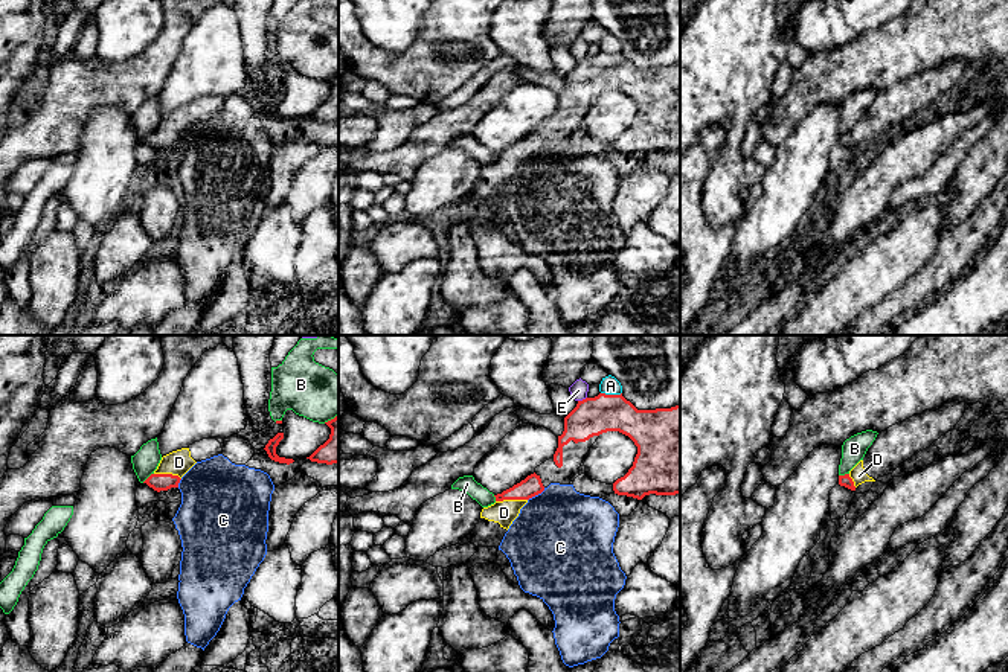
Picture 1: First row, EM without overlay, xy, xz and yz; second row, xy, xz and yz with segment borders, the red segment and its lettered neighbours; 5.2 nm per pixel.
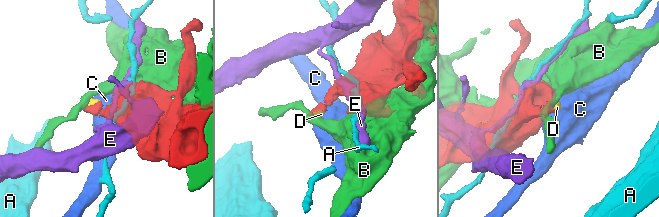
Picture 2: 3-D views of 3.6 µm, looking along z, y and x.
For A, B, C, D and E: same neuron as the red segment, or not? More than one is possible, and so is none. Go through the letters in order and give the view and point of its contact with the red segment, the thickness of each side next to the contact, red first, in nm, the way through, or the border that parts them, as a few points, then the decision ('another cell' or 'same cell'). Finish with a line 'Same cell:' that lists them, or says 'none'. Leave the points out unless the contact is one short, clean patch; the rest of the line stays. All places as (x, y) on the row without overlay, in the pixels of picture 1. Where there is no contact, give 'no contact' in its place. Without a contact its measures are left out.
A: xz (612, 54) | 200/100 nm | another cell
B: xy (148, 136) | 100/140 nm | another cell
C: xz (536, 153) | 110/480 nm | along xz (545, 147), (528, 159) | another cell
D: xz (511, 157) | 110/130 nm | same cell
E: xz (583, 58) | 200/90 nm | another cell
Same cell: D

